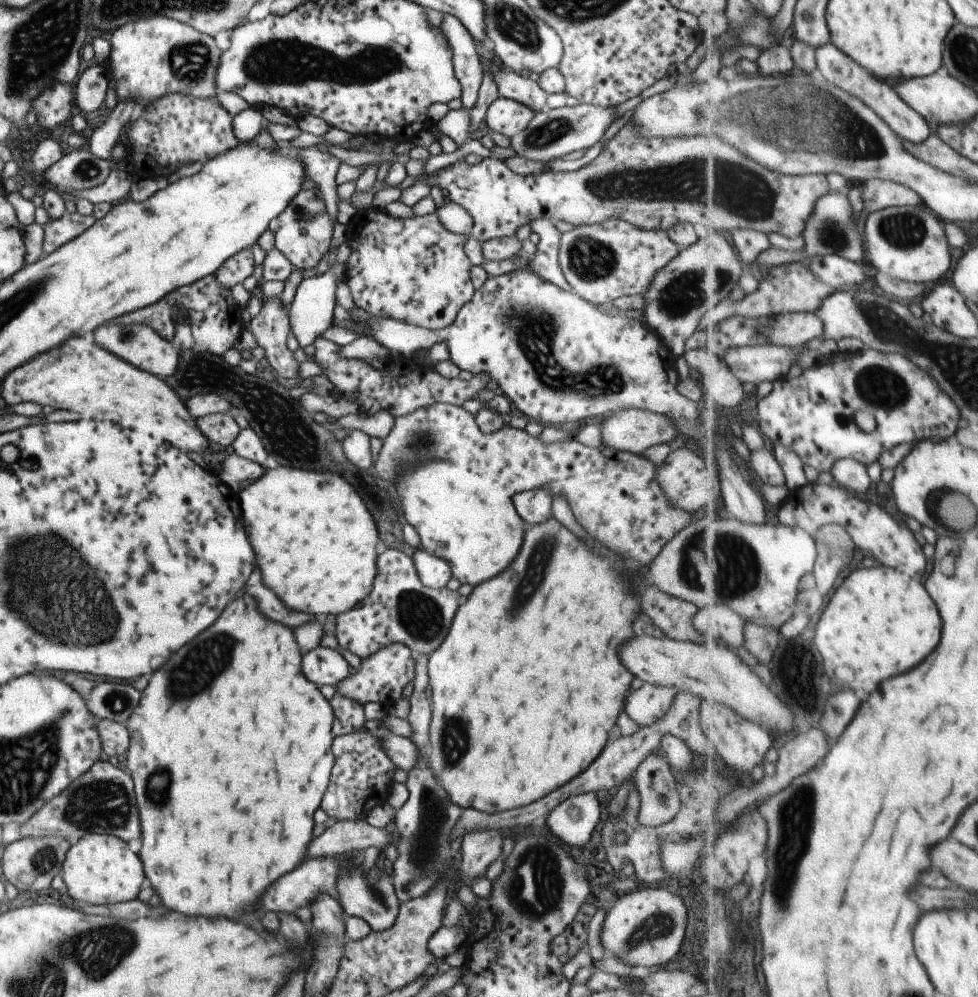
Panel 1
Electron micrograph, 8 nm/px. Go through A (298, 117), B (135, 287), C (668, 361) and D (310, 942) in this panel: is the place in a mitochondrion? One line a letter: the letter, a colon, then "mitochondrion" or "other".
A: other
B: other
C: other
D: other

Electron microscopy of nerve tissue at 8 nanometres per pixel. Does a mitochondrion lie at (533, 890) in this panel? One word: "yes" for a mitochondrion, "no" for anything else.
yes

